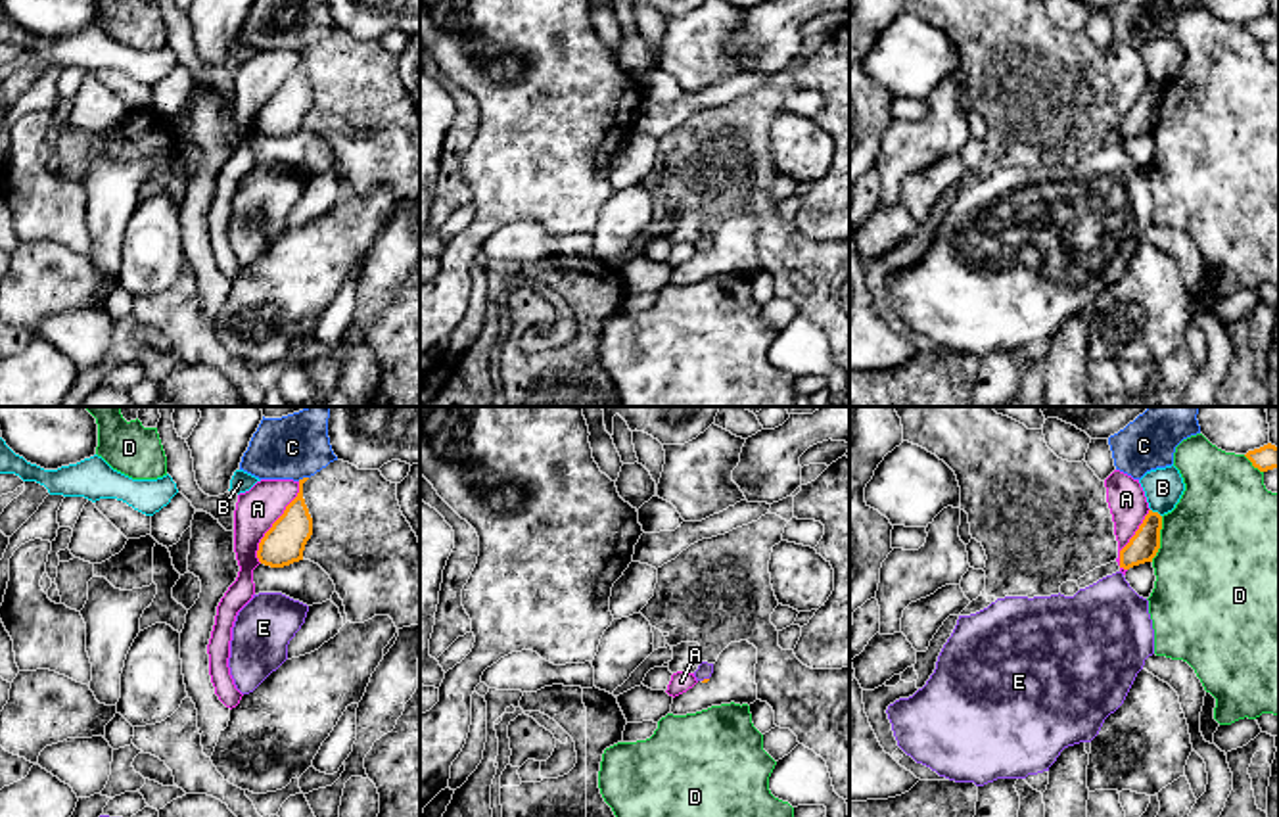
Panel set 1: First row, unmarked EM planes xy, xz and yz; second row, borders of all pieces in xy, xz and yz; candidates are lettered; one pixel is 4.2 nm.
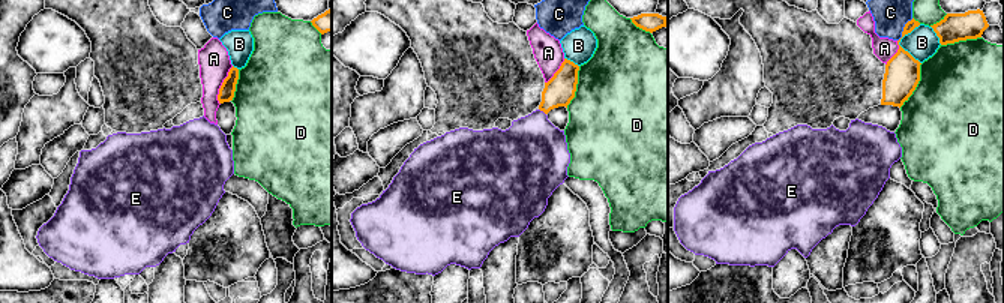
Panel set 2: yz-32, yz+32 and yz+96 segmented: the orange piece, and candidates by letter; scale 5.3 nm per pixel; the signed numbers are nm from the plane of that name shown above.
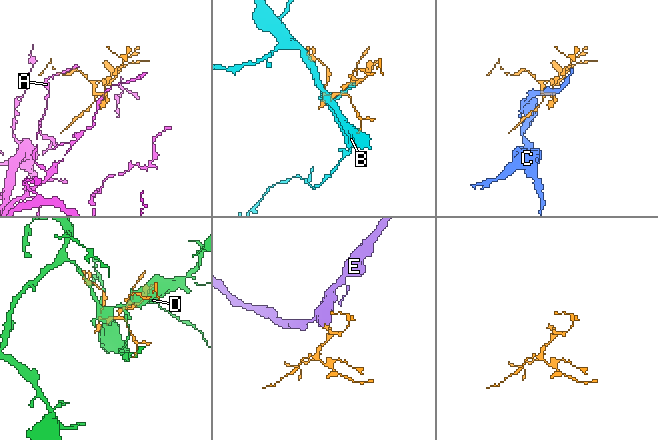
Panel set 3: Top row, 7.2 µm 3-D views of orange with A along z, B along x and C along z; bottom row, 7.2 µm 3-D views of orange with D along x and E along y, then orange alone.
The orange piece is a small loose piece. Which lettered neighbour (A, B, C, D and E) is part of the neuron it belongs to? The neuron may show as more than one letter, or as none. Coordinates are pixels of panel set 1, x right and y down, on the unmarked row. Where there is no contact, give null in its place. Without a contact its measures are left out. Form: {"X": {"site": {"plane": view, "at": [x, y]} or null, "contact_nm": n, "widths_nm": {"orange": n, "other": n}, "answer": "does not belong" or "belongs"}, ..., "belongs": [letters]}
{"A": {"site": {"plane": "xy", "at": [275, 93]}, "contact_nm": 380, "widths_nm": {"orange": 170, "other": 180}, "answer": "does not belong"}, "B": {"site": {"plane": "yz", "at": [1157, 83]}, "contact_nm": 60, "widths_nm": {"orange": 120, "other": 160}, "answer": "does not belong"}, "C": {"site": {"plane": "xy", "at": [303, 48]}, "contact_nm": 50, "widths_nm": {"orange": 160, "other": 200}, "answer": "does not belong"}, "D": {"site": {"plane": "yz", "at": [1159, 110]}, "contact_nm": 200, "widths_nm": {"orange": 120, "other": 480}, "answer": "does not belong"}, "E": {"site": {"plane": "xz", "at": [704, 250]}, "contact_nm": 40, "widths_nm": {"orange": 20, "other": 70}, "answer": "belongs"}, "belongs": ["E"]}

